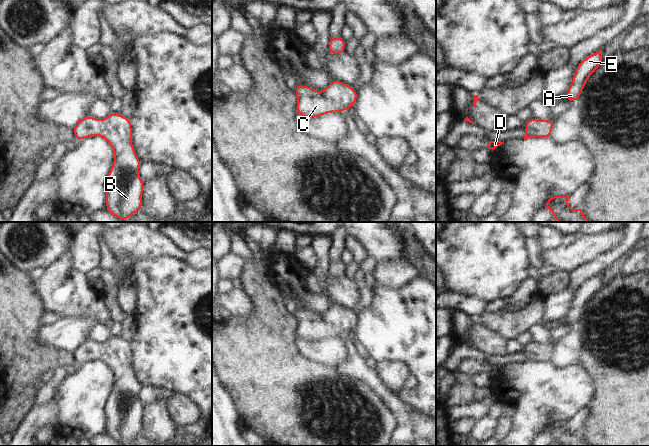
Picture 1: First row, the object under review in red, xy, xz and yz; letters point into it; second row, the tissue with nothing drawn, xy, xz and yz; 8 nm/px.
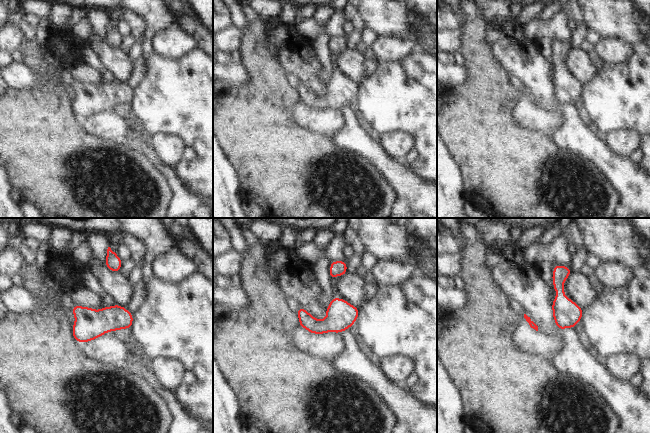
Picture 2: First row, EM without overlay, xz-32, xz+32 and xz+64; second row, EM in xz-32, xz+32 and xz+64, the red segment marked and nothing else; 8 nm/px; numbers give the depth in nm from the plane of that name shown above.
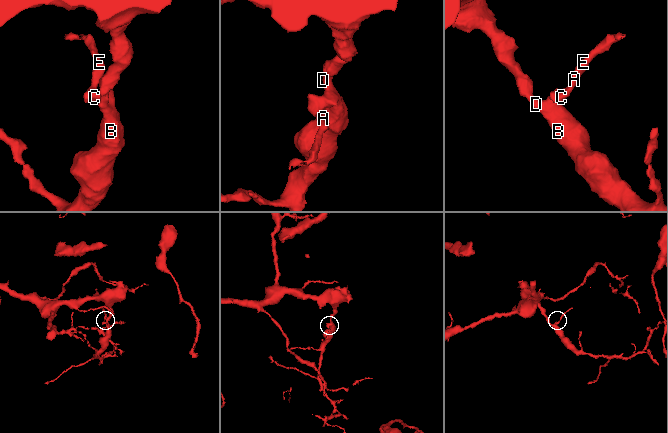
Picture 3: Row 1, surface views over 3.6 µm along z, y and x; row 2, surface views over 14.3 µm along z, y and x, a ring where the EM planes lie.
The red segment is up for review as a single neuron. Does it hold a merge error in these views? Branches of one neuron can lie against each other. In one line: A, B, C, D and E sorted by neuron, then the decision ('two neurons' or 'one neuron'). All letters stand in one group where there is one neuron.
A B C D E; one neuron

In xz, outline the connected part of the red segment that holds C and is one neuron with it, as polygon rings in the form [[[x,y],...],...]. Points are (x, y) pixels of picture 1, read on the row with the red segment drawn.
[[[334,79],[323,91],[298,84],[296,113],[305,118],[323,116],[329,112],[340,113],[356,104],[358,93],[341,81]]]

